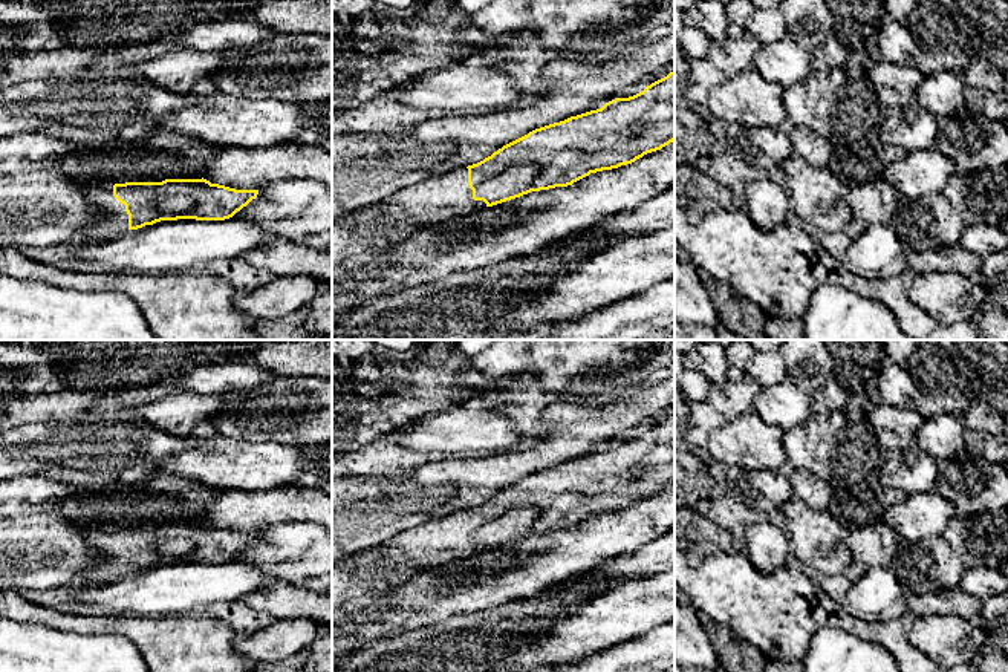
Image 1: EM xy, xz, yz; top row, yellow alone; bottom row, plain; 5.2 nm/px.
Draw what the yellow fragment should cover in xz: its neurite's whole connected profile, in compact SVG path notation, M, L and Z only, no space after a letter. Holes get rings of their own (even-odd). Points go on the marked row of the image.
M675 70L652 83L642 92L629 98L615 98L601 109L590 110L564 121L554 122L529 132L528 135L503 145L483 161L428 178L419 184L404 187L385 199L359 208L352 214L332 219L332 266L341 263L372 245L396 243L408 237L415 230L430 223L442 223L447 219L468 216L482 207L493 207L531 191L567 187L590 173L618 168L661 150L675 141Z

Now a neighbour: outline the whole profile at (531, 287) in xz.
M583 231L526 256L370 298L332 325L332 340L465 340L473 332L491 329L515 306L537 300L560 277L603 250L606 243L601 239Z

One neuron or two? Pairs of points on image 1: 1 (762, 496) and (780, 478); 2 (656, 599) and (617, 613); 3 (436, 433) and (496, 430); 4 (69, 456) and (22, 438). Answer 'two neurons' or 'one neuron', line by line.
1: one neuron
2: one neuron
3: one neuron
4: one neuron

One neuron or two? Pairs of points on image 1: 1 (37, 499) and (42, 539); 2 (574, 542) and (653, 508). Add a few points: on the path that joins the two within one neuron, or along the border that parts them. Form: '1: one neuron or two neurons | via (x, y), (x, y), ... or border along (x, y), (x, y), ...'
1: two neurons | border along (55, 512), (29, 513), (16, 518)
2: one neuron | via (594, 541), (634, 527)

